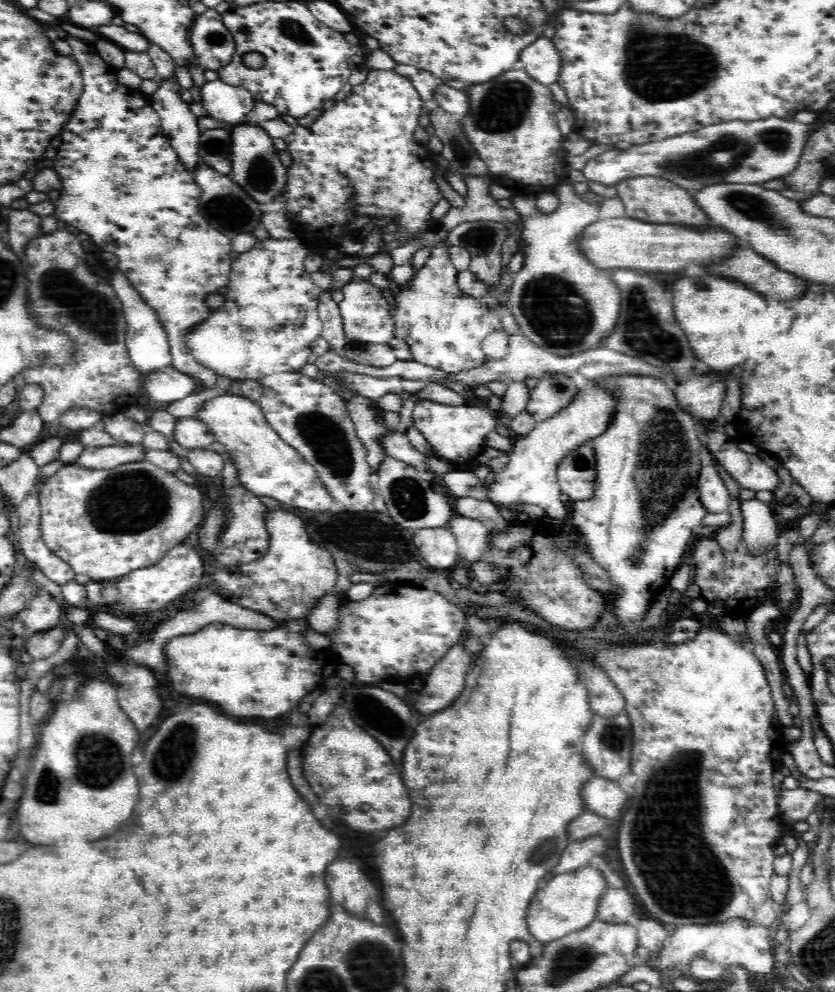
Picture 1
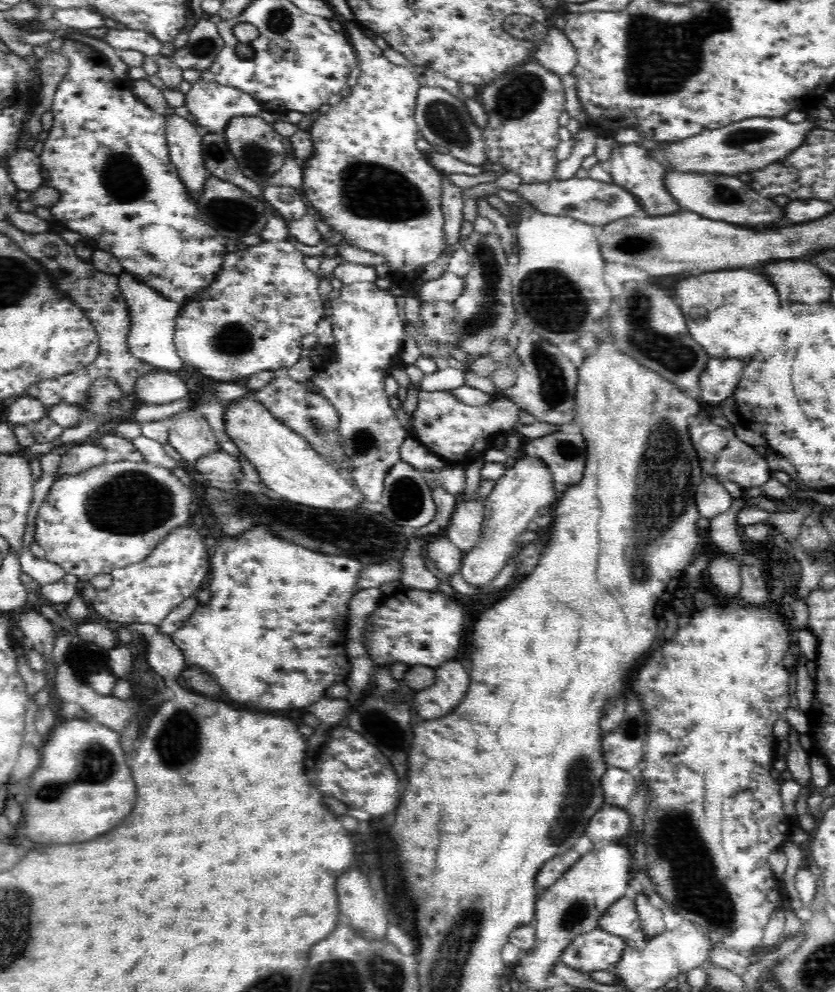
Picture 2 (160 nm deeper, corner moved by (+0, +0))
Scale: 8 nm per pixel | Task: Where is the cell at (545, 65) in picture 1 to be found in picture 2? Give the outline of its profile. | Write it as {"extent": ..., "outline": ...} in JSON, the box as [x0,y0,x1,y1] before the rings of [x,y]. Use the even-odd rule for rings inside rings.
{"extent":[534,26,575,76],"outline":[[[552,26],[547,35],[537,43],[534,61],[544,66],[544,69],[564,76],[572,73],[575,66],[575,48],[571,46],[570,42],[567,42],[562,29]]]}

